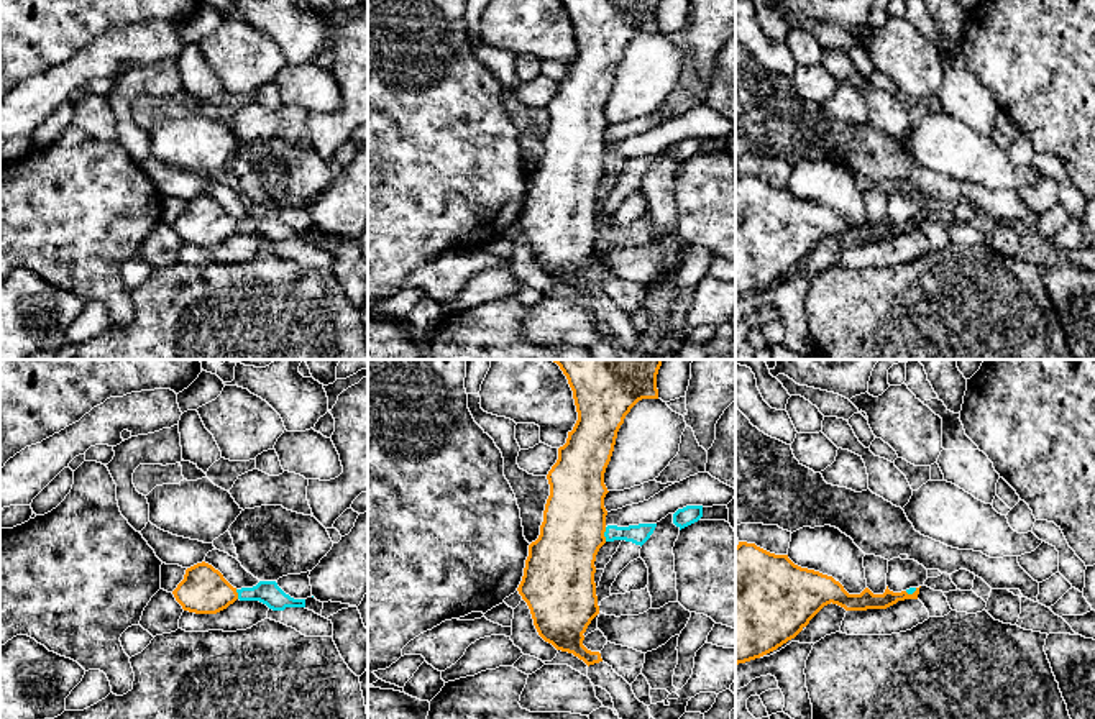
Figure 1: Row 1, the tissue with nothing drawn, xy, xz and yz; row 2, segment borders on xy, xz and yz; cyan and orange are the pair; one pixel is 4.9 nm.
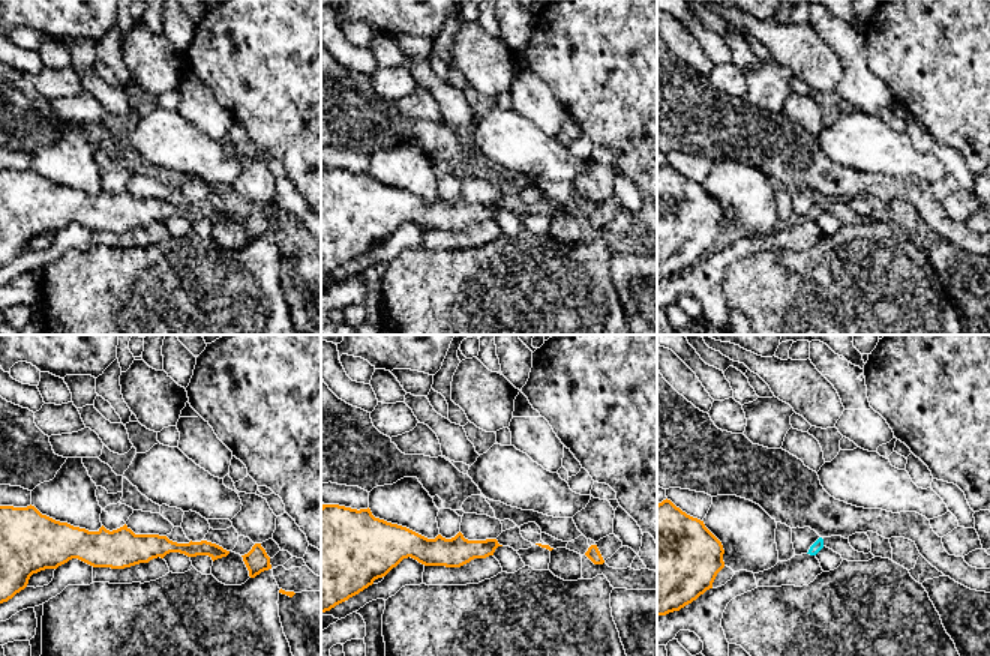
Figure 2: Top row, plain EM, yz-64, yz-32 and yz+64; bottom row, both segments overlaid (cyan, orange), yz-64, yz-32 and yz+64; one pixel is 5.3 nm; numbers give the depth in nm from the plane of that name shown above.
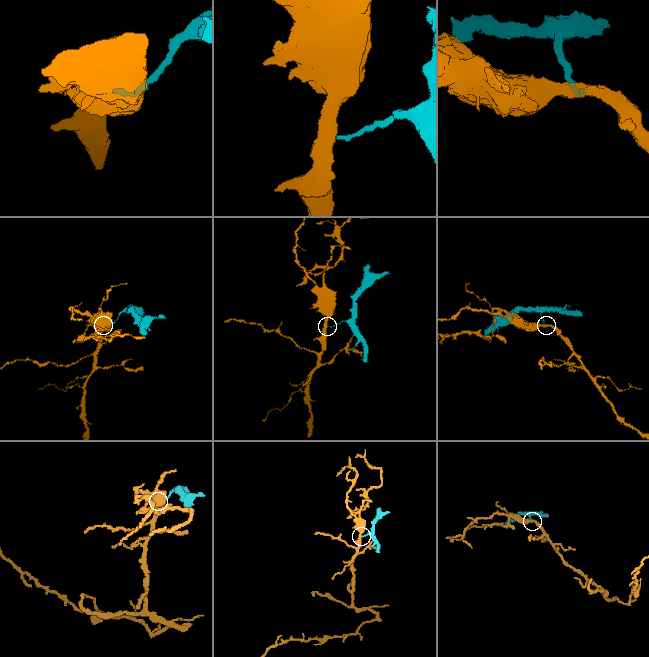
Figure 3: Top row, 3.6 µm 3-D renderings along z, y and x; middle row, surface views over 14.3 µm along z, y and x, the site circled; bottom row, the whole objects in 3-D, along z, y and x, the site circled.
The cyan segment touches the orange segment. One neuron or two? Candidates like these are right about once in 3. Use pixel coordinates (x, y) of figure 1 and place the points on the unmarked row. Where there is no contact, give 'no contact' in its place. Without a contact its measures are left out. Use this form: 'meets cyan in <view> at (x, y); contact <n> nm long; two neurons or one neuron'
meets cyan in xz at (604, 166); contact 70 nm long; two neurons

